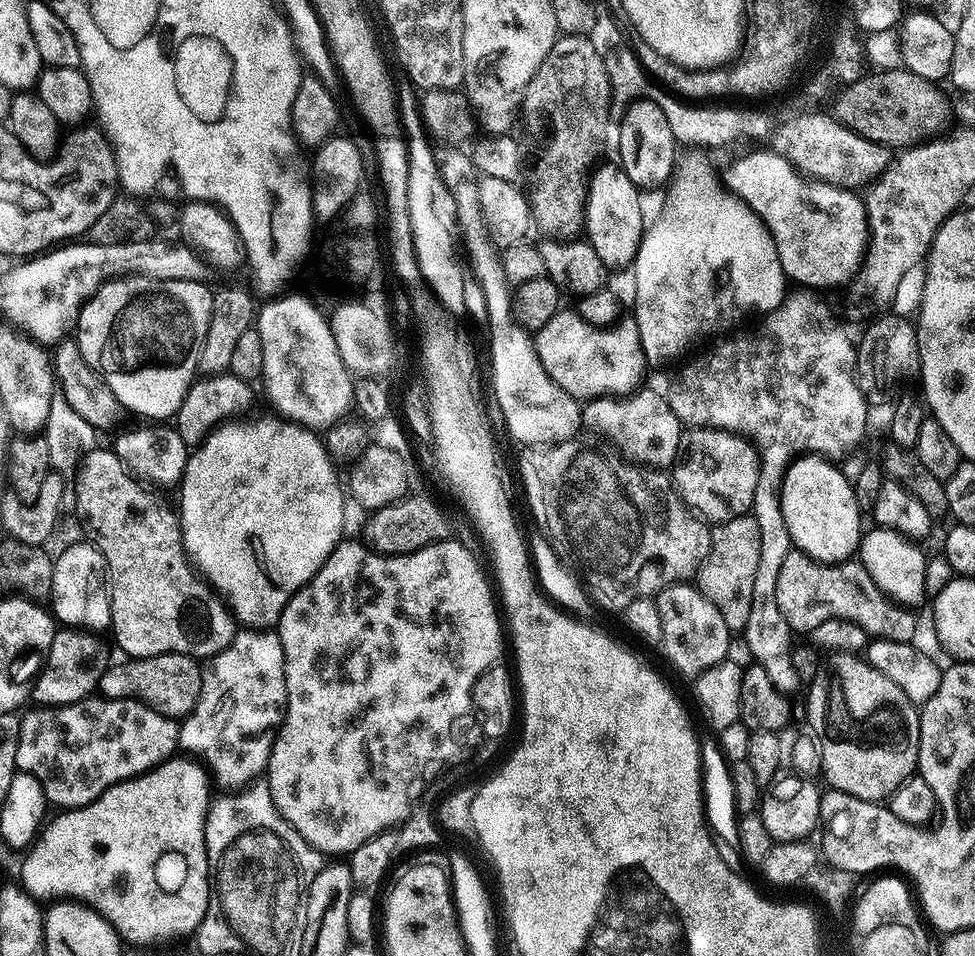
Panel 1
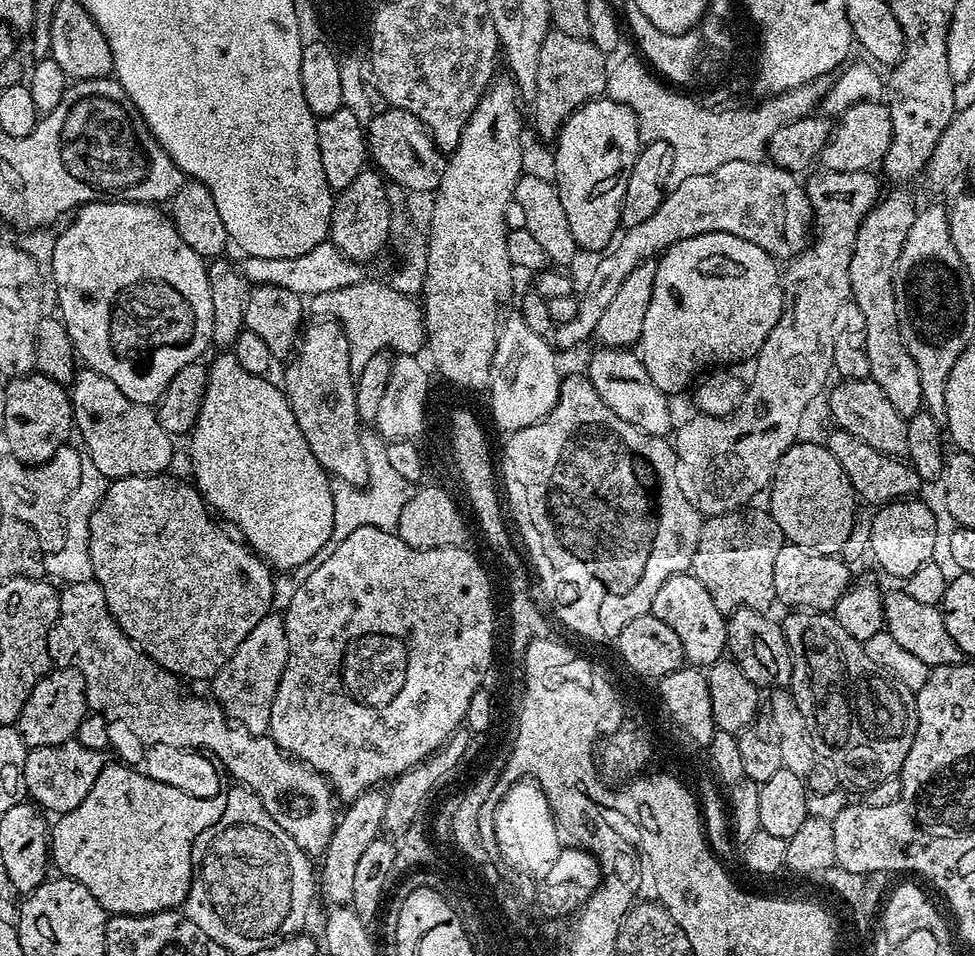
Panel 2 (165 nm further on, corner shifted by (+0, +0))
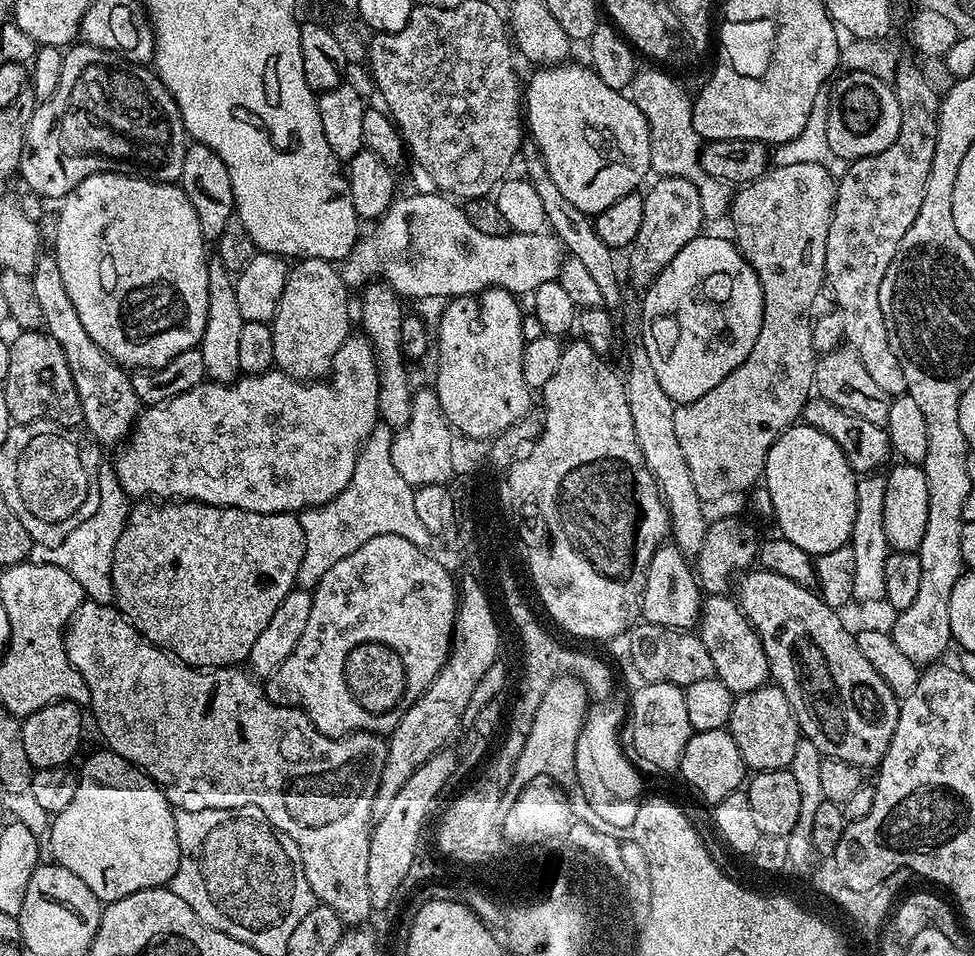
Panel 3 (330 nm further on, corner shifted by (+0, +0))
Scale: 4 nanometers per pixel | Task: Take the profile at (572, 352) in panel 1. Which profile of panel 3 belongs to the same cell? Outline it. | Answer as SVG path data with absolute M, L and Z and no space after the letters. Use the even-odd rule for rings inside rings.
M662 176L655 181L649 192L643 193L646 210L642 214L642 227L638 229L638 238L627 249L628 272L640 290L647 289L664 267L695 236L701 235L706 221L702 214L702 198L698 194L693 180L677 176Z

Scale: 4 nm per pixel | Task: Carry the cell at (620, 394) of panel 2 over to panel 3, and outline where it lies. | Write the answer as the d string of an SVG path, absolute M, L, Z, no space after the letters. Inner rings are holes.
M528 142L522 148L522 164L524 160L524 168L527 179L531 180L534 190L538 190L538 195L542 197L542 206L546 209L546 218L548 219L547 227L553 236L560 239L564 245L567 255L575 257L578 262L582 262L586 266L587 272L598 282L601 290L601 298L605 305L616 304L620 300L620 276L616 273L616 260L614 250L610 246L606 246L606 242L602 242L602 238L598 238L596 233L596 225L593 217L587 212L578 210L578 206L572 205L558 190L558 186L554 186L554 178L550 178L550 174L544 165L544 159L540 157L540 153L536 151L535 144Z

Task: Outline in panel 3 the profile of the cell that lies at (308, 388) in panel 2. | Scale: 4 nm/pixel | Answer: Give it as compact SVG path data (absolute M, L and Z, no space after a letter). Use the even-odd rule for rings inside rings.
M301 259L297 264L300 265L297 268L295 265L288 273L288 281L282 290L282 298L278 302L278 310L270 322L274 334L275 367L288 376L294 377L295 380L316 382L331 373L334 354L338 354L342 342L346 342L350 334L350 328L348 328L350 289L341 278L339 267L333 261Z

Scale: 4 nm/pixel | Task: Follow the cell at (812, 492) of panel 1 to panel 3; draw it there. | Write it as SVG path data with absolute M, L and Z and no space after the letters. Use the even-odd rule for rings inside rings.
M797 422L787 428L770 446L768 457L764 463L763 487L768 488L773 499L774 520L780 523L779 535L783 539L794 542L794 546L802 546L808 555L815 558L830 550L838 550L852 539L854 526L854 506L856 505L857 473L852 471L850 462L846 462L846 454L842 454L842 446L834 442L822 430L814 430L809 424Z

